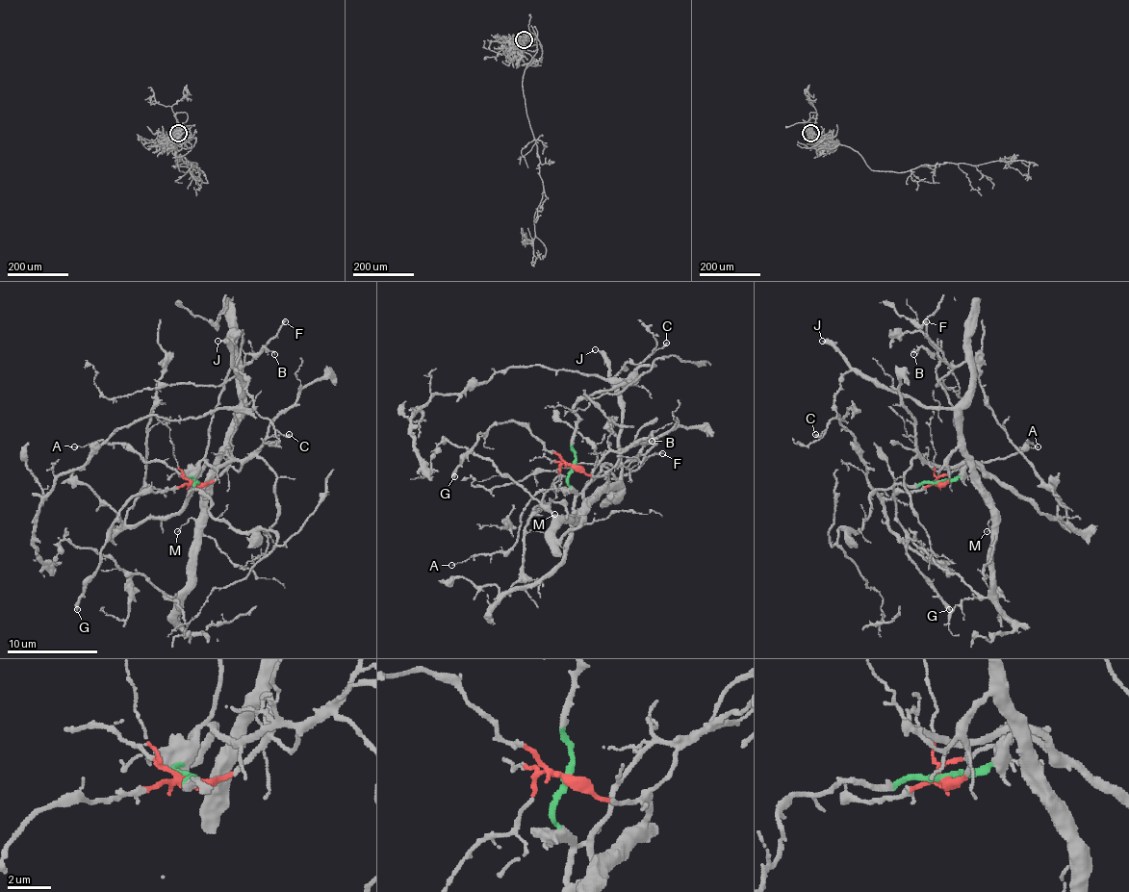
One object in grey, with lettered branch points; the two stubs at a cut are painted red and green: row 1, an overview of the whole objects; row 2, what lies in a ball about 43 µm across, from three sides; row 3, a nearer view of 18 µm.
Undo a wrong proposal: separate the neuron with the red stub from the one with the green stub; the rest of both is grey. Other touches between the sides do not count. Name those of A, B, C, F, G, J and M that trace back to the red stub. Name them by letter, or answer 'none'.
A, B, C, F, G, J, M

